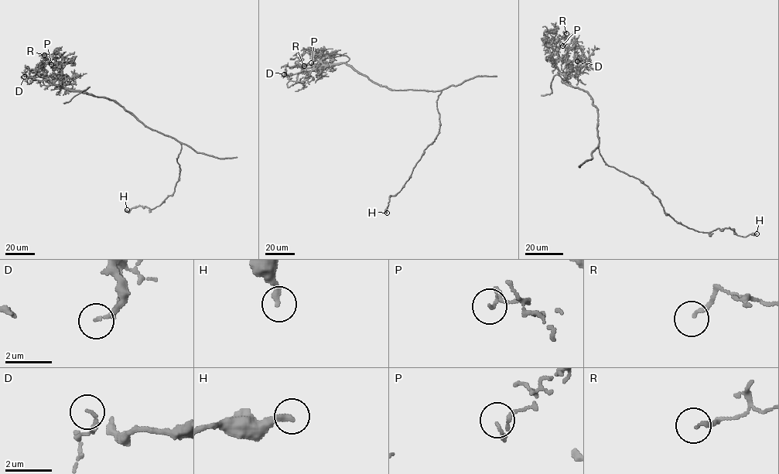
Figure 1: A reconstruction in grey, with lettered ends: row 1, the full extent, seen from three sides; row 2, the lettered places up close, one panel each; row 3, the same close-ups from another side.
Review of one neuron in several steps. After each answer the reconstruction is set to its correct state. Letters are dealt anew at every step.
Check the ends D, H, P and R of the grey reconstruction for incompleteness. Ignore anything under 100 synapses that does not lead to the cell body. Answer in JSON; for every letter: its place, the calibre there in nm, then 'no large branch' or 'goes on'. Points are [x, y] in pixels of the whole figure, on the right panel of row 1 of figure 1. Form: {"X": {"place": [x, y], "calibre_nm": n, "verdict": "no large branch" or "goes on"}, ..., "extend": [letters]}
{"D": {"place": [577, 61], "calibre_nm": 130, "verdict": "no large branch"}, "H": {"place": [756, 233], "calibre_nm": 240, "verdict": "no large branch"}, "P": {"place": [562, 46], "calibre_nm": 100, "verdict": "no large branch"}, "R": {"place": [566, 33], "calibre_nm": 160, "verdict": "no large branch"}, "extend": []}

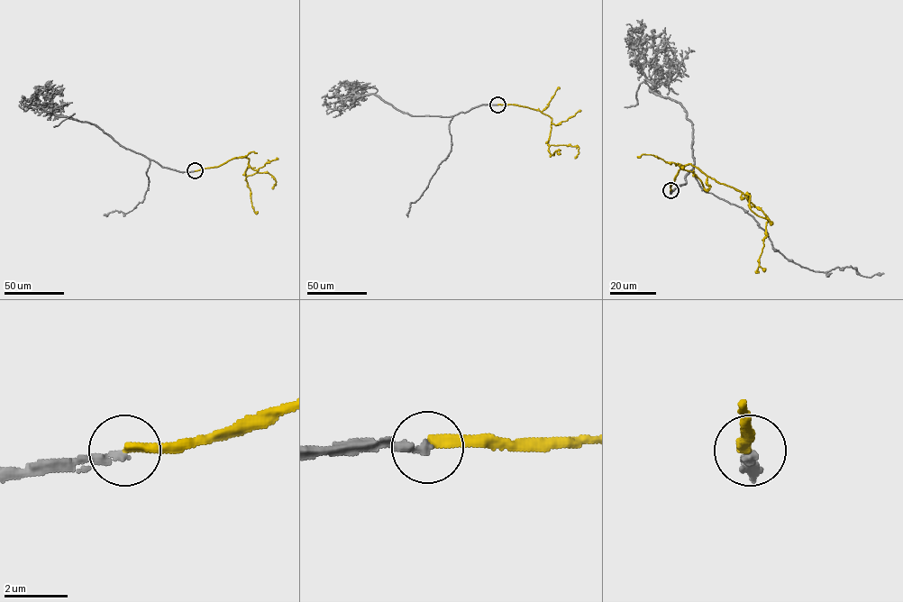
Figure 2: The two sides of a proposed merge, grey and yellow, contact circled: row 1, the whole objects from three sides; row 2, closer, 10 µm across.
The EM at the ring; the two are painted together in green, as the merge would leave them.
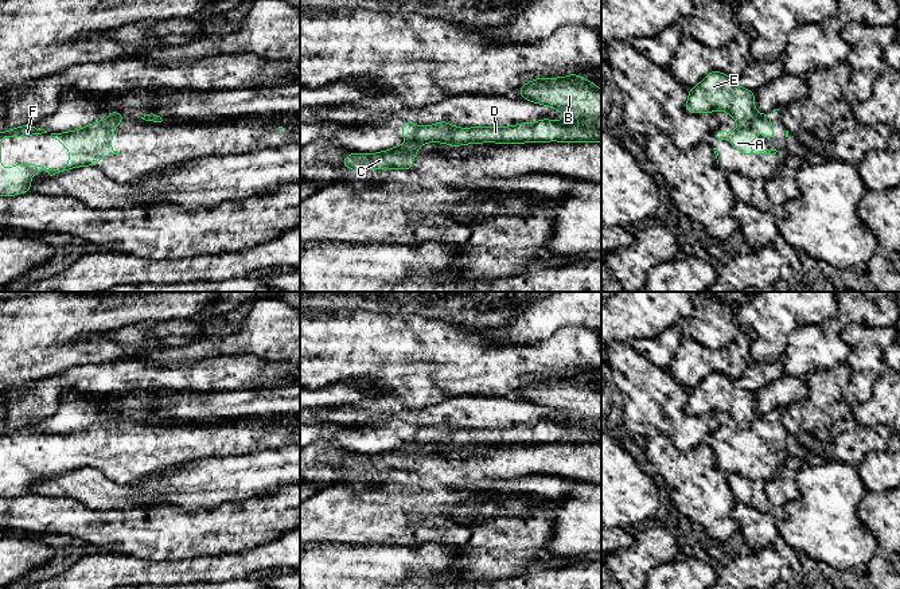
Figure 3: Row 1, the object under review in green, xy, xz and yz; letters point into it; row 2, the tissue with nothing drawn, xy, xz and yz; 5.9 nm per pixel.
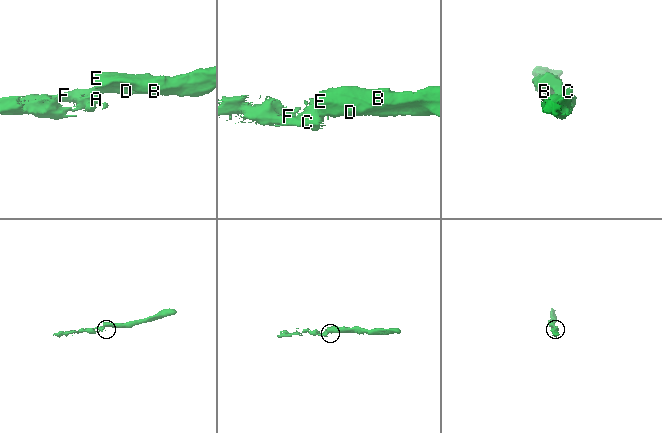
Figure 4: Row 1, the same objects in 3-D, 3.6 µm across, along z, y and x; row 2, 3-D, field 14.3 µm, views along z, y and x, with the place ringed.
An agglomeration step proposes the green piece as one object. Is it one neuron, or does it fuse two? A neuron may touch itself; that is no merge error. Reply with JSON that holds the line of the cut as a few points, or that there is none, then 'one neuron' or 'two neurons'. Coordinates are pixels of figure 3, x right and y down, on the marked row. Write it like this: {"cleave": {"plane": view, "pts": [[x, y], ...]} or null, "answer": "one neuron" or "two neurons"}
{"cleave": {"plane": "yz", "pts": [[758, 114], [748, 127], [740, 128]]}, "answer": "two neurons"}

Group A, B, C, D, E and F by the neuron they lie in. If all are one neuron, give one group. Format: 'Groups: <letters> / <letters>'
Groups: A C F / B D E

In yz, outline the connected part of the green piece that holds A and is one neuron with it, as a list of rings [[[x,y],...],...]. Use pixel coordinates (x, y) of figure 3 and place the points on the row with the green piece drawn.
[[[770,112],[765,114],[757,114],[749,128],[739,128],[729,133],[728,130],[713,132],[712,137],[718,140],[732,140],[732,147],[737,149],[740,155],[775,155],[776,149],[748,149],[747,145],[751,144],[756,137],[756,129],[763,130],[763,137],[765,140],[775,137],[775,129],[771,126]]]

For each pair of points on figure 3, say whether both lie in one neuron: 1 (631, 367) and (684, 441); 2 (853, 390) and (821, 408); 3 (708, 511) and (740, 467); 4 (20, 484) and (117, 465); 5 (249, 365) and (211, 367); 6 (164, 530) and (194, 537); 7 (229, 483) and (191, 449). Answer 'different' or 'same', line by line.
1: same
2: different
3: different
4: same
5: same
6: same
7: different

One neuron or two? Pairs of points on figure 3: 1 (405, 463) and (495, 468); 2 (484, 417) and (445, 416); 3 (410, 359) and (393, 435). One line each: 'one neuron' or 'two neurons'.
1: one neuron
2: one neuron
3: two neurons

